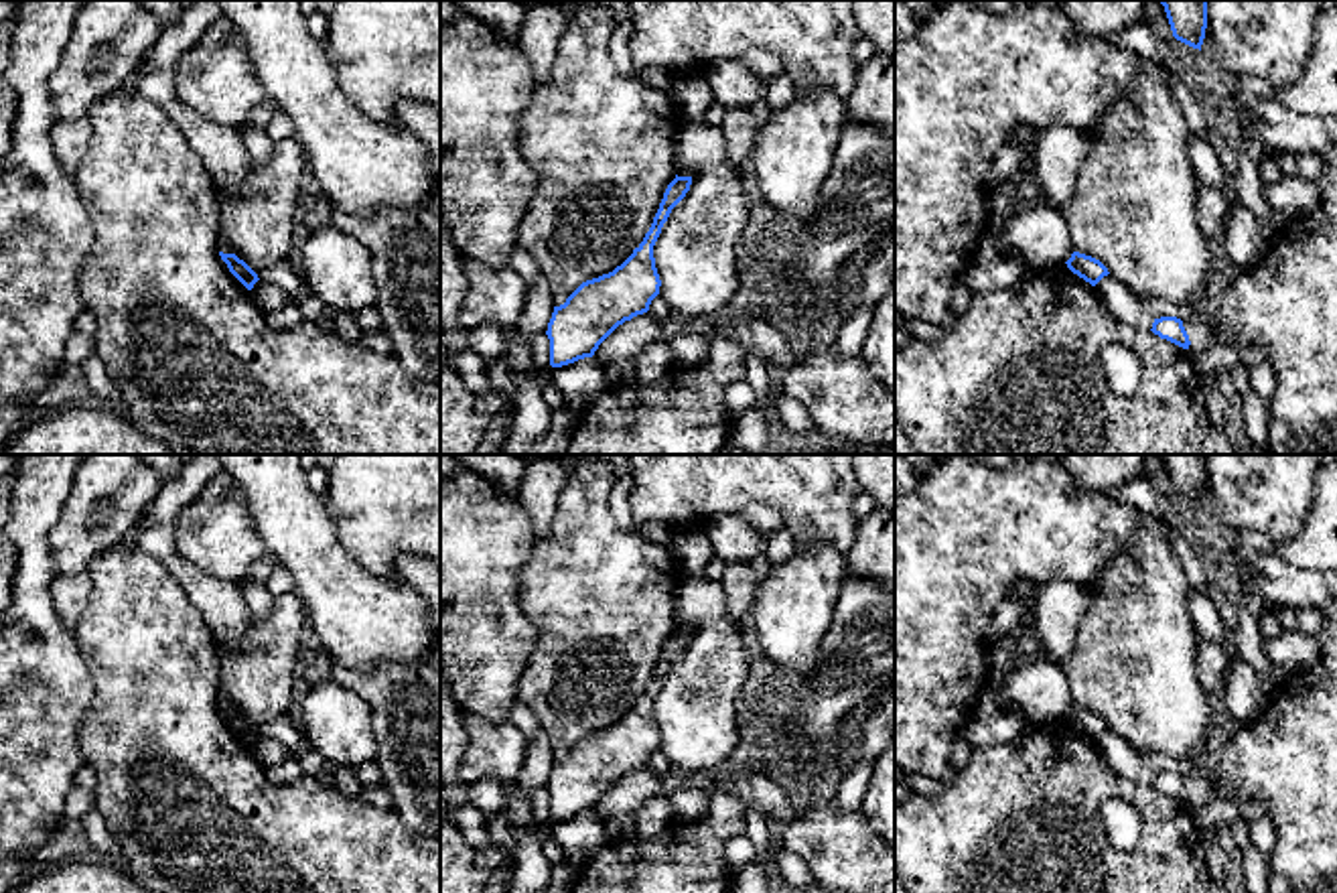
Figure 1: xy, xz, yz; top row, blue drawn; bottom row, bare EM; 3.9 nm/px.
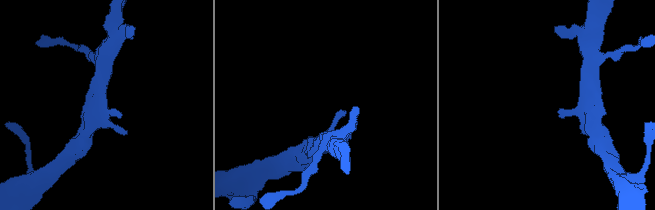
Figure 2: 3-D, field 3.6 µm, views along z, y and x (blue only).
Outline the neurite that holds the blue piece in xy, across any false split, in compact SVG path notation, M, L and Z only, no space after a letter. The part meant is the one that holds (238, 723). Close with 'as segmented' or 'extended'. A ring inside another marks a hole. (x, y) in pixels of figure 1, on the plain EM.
M219 706L221 714L227 718L229 727L248 743L252 745L254 739L260 735L258 729L235 708Z | as segmented

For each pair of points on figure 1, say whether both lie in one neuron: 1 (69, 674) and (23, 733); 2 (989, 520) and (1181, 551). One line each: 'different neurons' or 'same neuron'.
1: same neuron
2: different neurons

